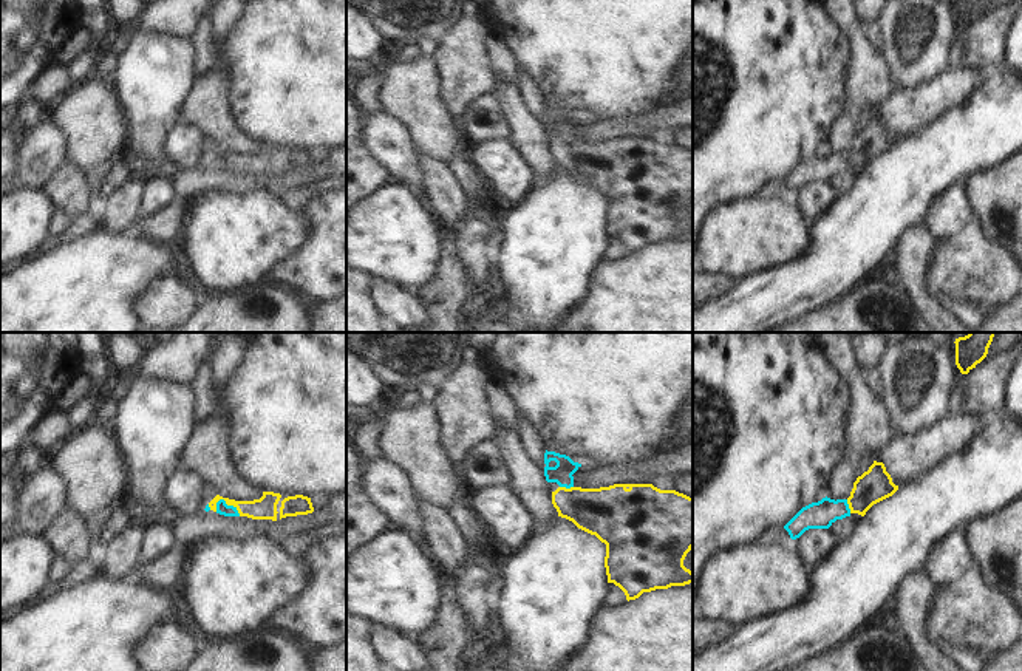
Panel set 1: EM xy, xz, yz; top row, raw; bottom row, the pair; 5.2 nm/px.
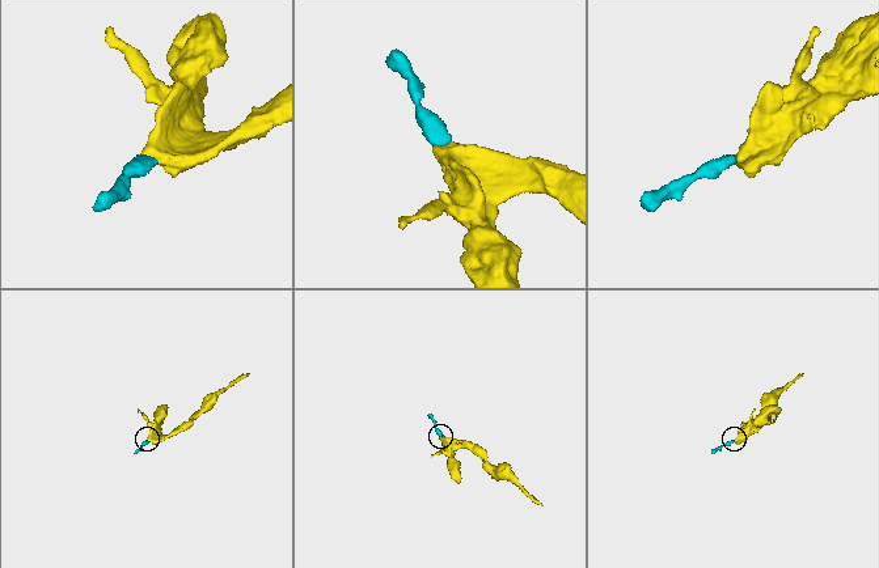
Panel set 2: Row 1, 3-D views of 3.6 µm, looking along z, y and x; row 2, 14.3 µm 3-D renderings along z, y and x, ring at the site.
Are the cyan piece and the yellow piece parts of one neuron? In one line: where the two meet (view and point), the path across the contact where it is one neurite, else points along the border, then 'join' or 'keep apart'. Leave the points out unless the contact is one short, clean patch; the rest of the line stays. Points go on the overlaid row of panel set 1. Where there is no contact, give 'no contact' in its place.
contact xy (229, 506); way xy (221, 507), (229, 506), (265, 507); join

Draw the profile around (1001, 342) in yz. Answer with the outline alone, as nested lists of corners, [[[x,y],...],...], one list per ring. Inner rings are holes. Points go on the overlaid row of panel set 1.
[[[996,332],[986,357],[976,366],[985,365],[993,356],[1008,351],[1013,346],[1022,346],[1022,332]]]

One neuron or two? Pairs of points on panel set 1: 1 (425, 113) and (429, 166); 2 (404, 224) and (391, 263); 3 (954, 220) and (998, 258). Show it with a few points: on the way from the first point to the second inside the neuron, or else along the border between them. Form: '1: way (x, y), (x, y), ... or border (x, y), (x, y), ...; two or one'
1: border (419, 153), (446, 164); two
2: way (395, 234), (391, 237), (391, 254); one
3: border (974, 217), (953, 237); two

